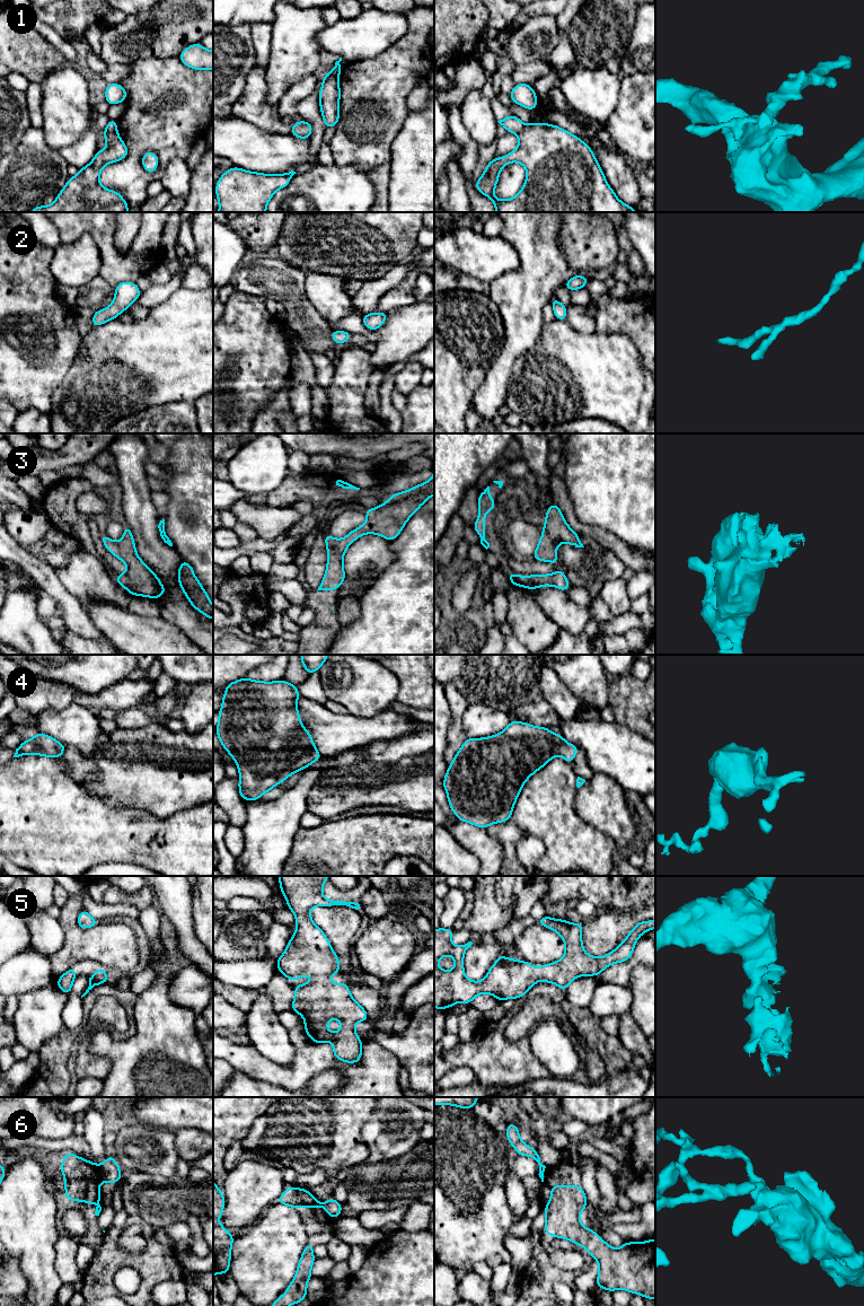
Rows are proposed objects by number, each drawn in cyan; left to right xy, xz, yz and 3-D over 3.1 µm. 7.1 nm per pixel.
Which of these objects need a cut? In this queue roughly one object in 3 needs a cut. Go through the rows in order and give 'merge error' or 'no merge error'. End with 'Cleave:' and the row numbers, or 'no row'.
1: merge error
2: no merge error
3: no merge error
4: no merge error
5: no merge error
6: merge error
Cleave: 1, 6

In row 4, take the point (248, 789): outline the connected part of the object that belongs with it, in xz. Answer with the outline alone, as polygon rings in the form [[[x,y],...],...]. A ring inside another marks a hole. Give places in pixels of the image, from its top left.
[[[244,677],[226,685],[215,731],[238,766],[239,795],[246,801],[259,799],[292,773],[323,759],[299,717],[299,695],[298,685],[284,680],[263,682]]]

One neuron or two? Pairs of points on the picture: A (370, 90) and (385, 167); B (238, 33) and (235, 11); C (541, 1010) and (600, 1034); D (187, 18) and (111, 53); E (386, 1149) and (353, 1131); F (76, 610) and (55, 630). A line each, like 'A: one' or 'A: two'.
A: two
B: two
C: two
D: one
E: two
F: two

